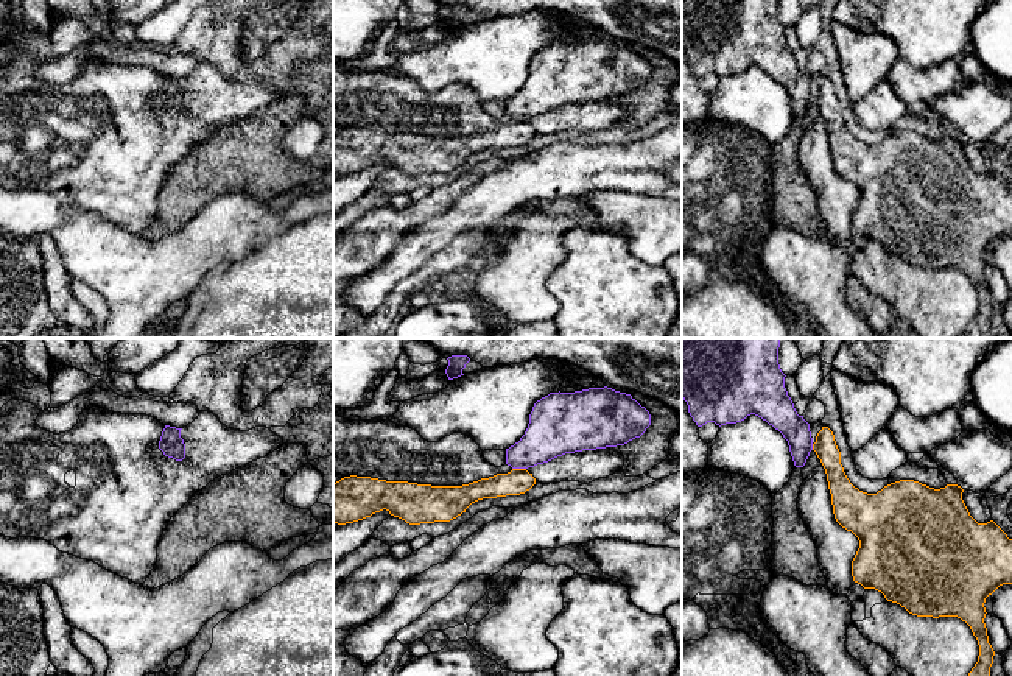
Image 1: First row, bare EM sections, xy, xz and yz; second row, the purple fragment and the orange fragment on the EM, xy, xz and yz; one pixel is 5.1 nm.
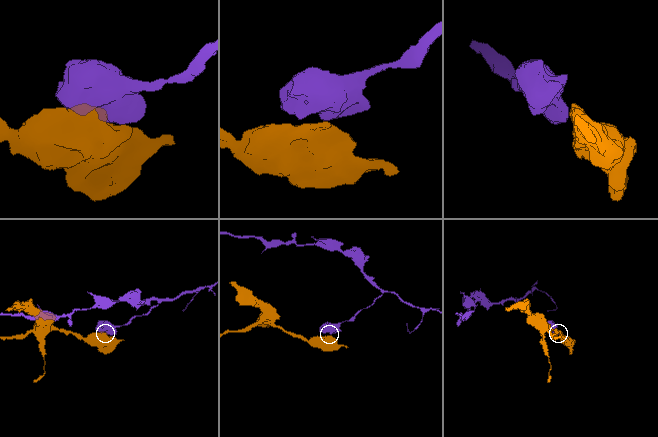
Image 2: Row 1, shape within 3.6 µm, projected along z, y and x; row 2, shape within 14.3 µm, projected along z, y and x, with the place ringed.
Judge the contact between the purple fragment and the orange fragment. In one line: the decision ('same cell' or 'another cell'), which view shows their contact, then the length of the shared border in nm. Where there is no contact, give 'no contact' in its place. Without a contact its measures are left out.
another cell | xz | 70 nm

